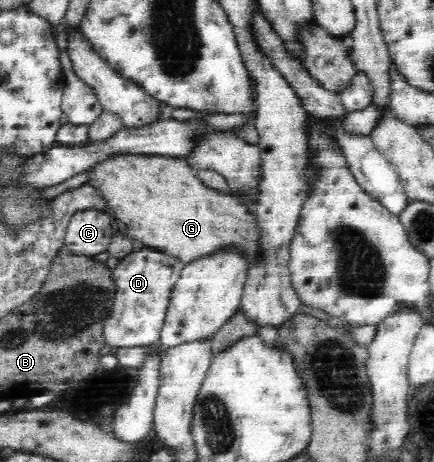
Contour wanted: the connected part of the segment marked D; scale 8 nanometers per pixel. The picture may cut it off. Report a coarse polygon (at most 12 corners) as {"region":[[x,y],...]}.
{"region":[[148,247],[111,269],[102,340],[156,345],[184,265]]}

